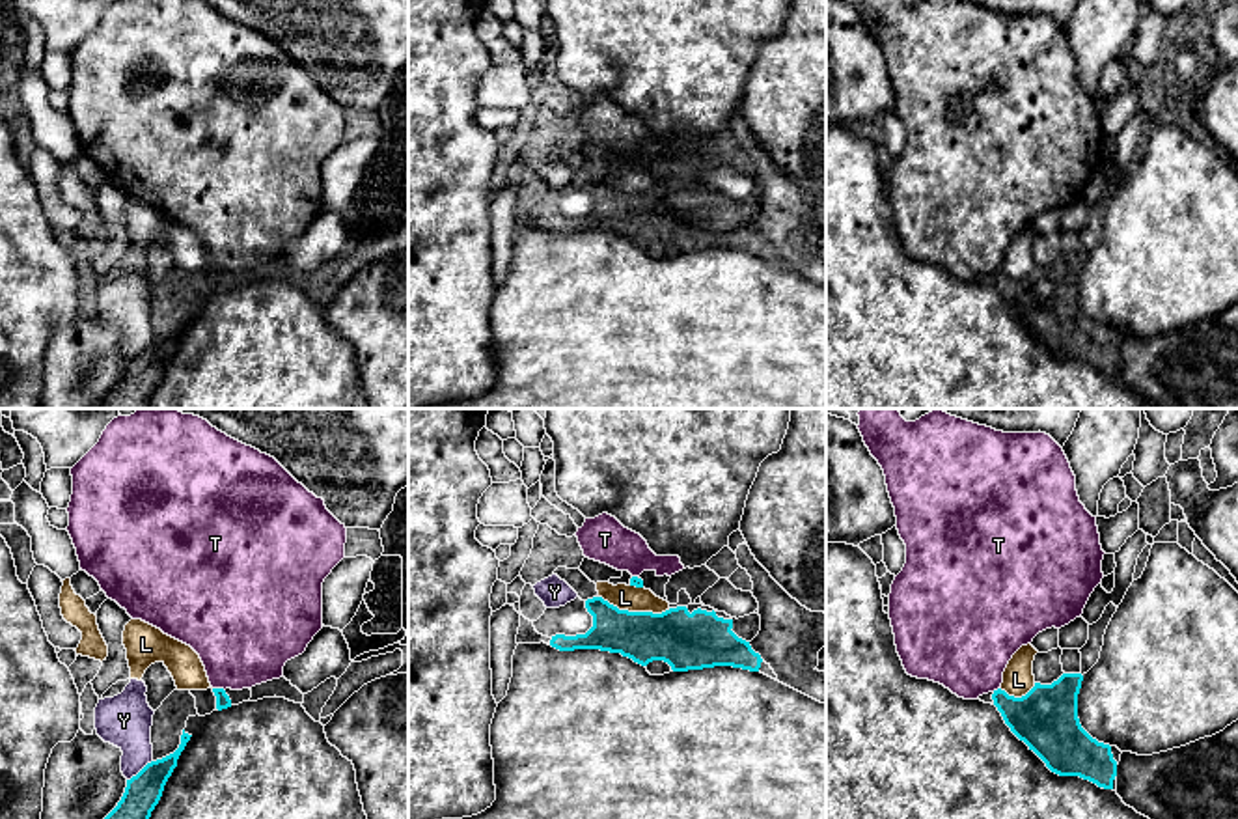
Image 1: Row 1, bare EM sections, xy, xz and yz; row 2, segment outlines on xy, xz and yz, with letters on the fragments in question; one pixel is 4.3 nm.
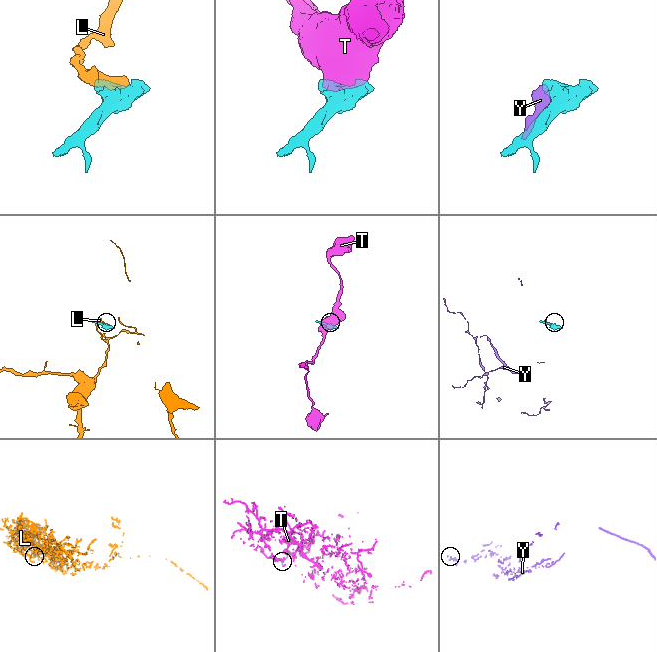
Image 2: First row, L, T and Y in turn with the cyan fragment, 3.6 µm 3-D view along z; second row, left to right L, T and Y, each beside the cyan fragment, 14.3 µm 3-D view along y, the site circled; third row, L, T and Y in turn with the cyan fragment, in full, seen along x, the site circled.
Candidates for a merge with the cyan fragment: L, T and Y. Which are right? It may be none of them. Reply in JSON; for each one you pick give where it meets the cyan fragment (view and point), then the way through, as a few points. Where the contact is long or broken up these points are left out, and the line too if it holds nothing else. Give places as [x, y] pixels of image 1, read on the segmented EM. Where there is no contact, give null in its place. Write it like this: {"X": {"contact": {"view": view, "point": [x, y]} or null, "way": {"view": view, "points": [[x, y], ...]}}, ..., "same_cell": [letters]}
{"same_cell": []}

